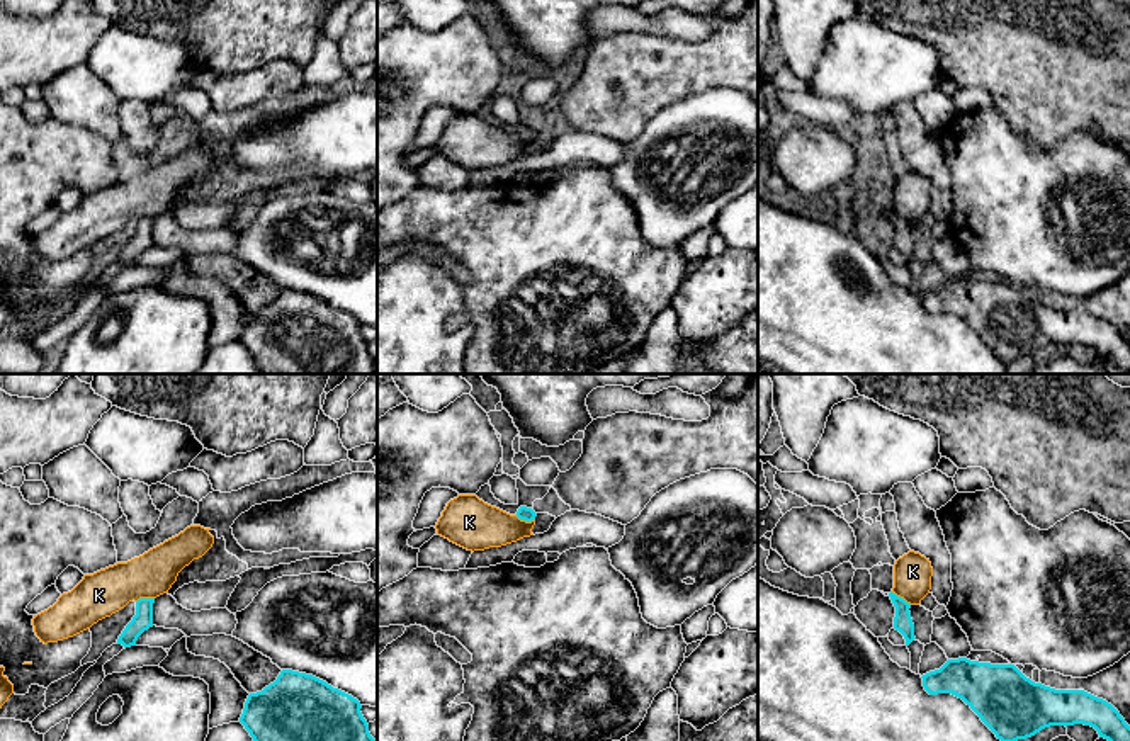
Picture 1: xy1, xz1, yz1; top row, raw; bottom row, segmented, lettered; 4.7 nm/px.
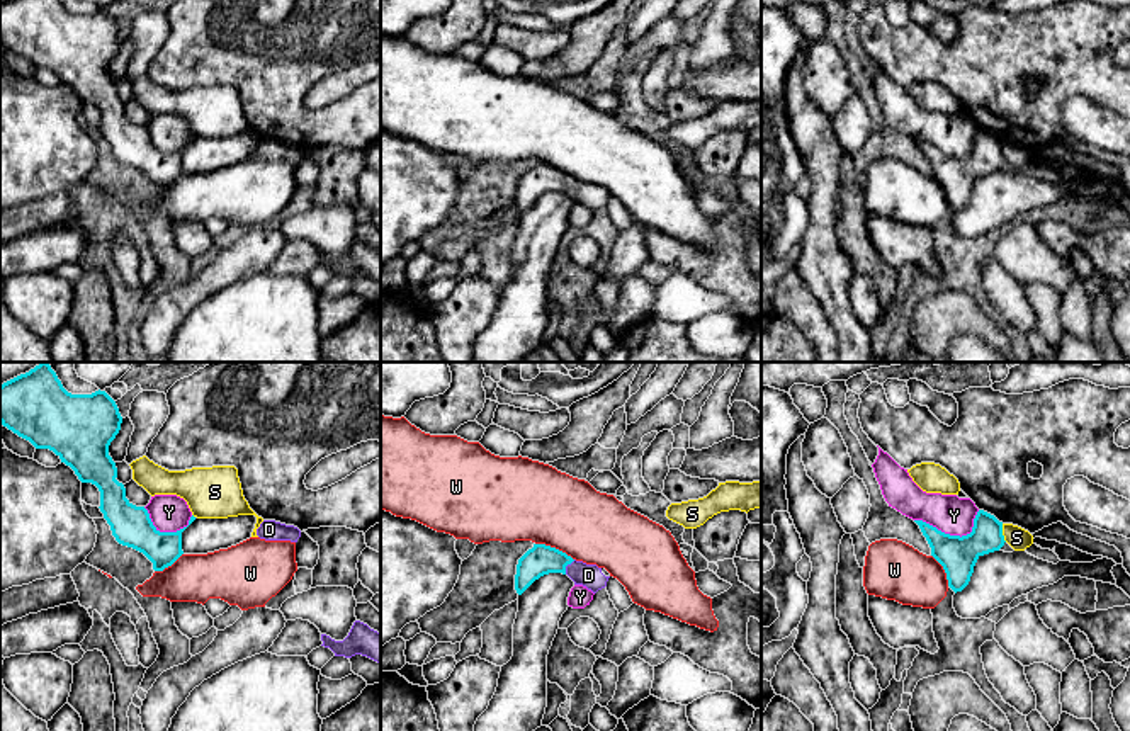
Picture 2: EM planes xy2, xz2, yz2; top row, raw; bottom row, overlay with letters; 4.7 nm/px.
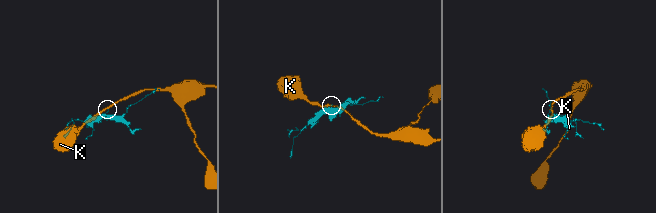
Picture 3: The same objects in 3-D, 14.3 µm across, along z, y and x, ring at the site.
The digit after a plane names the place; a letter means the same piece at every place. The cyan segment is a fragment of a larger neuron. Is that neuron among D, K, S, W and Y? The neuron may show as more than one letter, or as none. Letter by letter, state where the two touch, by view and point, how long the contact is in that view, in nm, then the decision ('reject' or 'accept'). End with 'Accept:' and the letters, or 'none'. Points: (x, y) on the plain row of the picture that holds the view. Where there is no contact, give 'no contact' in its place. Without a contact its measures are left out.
D: xz2 (566, 184) | 90 nm | accept
K: yz1 (899, 216) | 120 nm | reject
S: yz2 (1001, 152) | 90 nm | reject
W: xz2 (554, 167) | 200 nm | reject
Y: yz2 (952, 155) | 320 nm | reject
Accept: D

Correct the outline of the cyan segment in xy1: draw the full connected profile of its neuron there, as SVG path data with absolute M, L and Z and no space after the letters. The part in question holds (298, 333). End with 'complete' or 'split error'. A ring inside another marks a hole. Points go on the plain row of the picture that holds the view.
M282 289L274 303L248 314L240 342L260 374L374 374L376 359L360 328L357 318L326 301Z; complete

